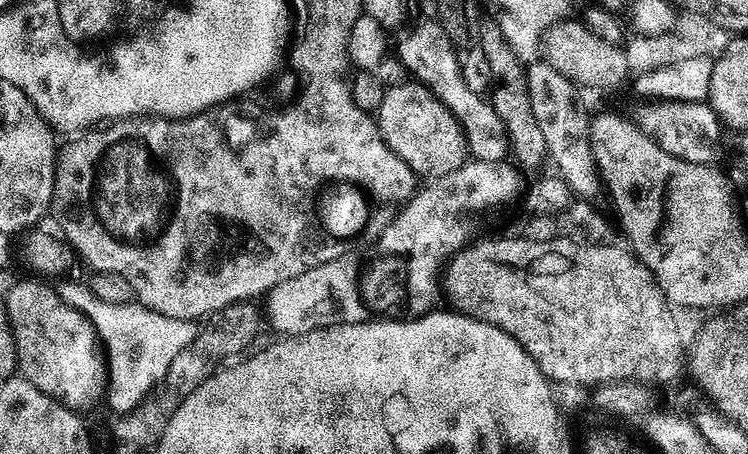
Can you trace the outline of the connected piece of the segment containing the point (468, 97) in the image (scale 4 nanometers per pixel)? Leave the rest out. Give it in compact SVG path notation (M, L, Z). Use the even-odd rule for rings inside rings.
M429 18L429 20L422 21L402 37L398 55L406 66L409 77L415 83L429 88L454 114L454 118L464 131L471 159L482 162L509 159L509 137L502 118L495 113L492 103L481 93L470 90L470 86L466 86L466 82L462 82L462 70L458 66L457 49L435 19Z

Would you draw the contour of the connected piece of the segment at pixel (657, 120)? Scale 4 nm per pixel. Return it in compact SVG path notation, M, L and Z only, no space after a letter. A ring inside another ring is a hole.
M654 100L652 104L644 104L632 114L633 121L647 136L662 147L662 150L683 161L711 163L714 148L722 125L711 105L705 101L692 100Z

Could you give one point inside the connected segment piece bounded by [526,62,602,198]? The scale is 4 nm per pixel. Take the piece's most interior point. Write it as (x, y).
(555, 99)

